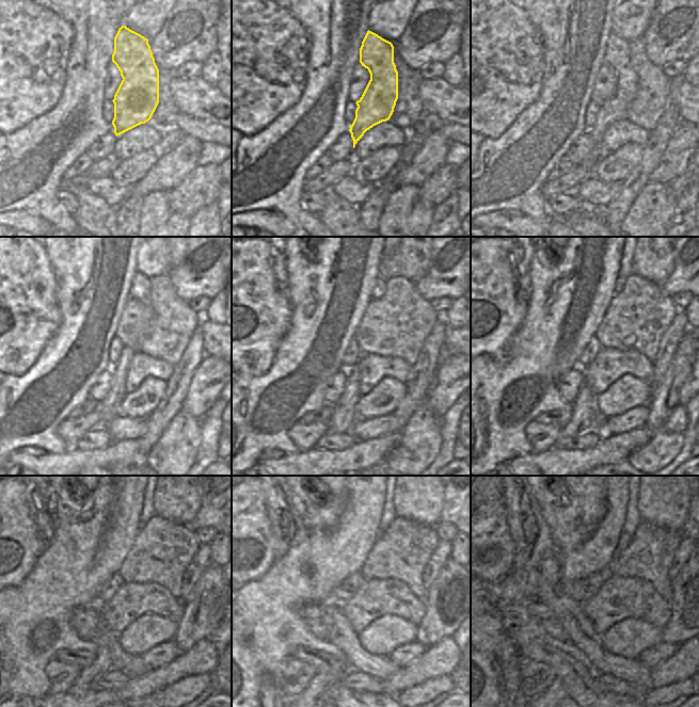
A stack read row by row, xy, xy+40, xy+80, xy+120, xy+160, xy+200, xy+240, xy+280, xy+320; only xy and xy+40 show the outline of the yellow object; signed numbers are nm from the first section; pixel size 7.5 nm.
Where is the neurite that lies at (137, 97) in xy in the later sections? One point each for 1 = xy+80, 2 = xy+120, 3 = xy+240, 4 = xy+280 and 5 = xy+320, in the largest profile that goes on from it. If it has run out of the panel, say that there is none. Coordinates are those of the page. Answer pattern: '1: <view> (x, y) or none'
1: xy+80 (617, 52)
2: xy+120 (108, 408)
3: xy+240 (102, 663)
4: xy+280 (315, 692)
5: xy+320 (555, 692)

